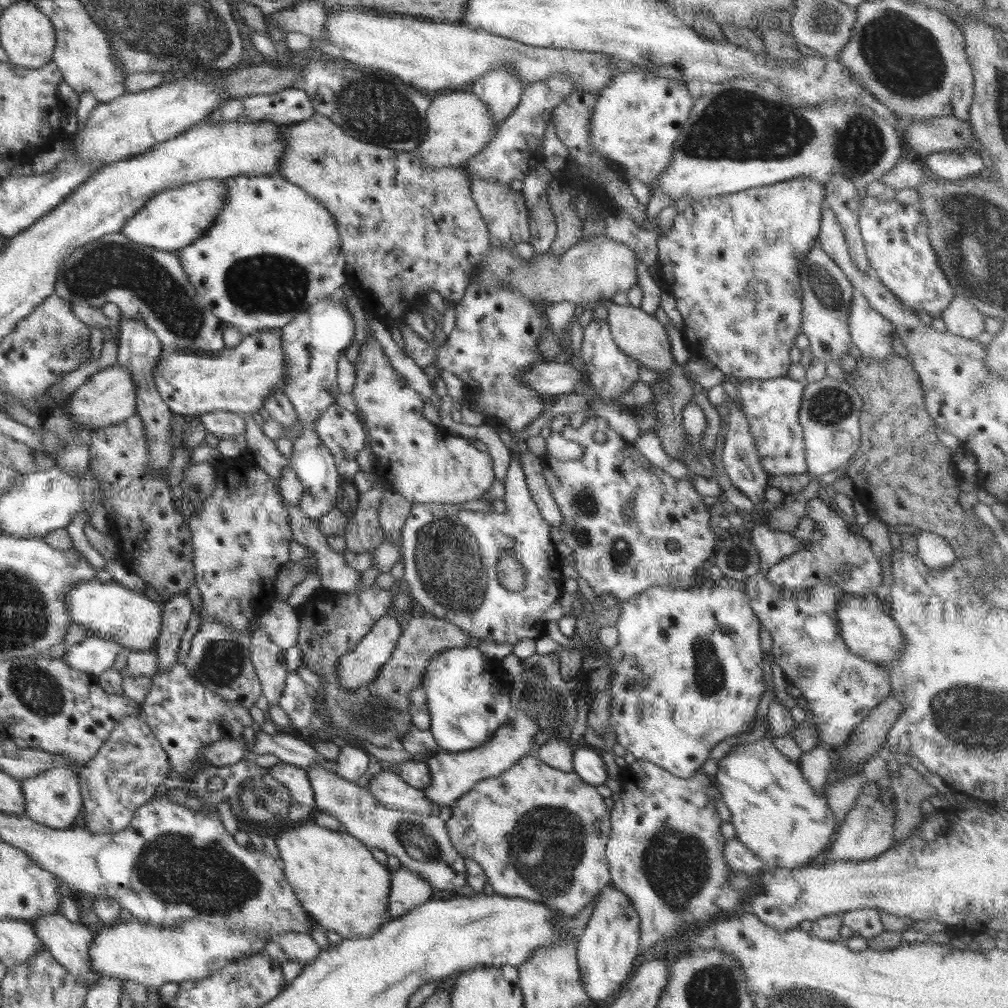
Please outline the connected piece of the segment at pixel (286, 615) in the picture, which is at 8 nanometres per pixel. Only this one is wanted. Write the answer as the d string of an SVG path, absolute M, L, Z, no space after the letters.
M276 599L262 615L259 616L259 628L266 630L270 641L280 648L290 648L298 642L299 618L295 608Z

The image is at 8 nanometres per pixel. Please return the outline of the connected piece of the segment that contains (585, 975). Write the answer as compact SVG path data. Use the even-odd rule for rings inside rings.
M608 884L601 890L597 895L594 906L585 931L577 938L578 971L582 975L580 981L584 984L584 990L589 998L592 1000L606 1000L606 998L615 997L622 990L637 966L635 959L641 954L642 949L640 918L628 896L612 884Z

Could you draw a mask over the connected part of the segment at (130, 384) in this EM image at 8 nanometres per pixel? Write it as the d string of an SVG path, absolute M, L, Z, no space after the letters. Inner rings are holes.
M118 364L99 371L82 384L73 394L70 400L64 403L65 410L70 414L71 421L80 427L92 427L92 429L104 429L127 421L137 413L136 398L139 397L139 388L136 378L132 378L126 367Z

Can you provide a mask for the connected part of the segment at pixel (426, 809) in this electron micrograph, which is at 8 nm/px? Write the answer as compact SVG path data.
M383 767L366 787L384 806L431 817L438 816L440 812L440 808L435 808L422 790L404 782L404 779L391 771L390 767Z

